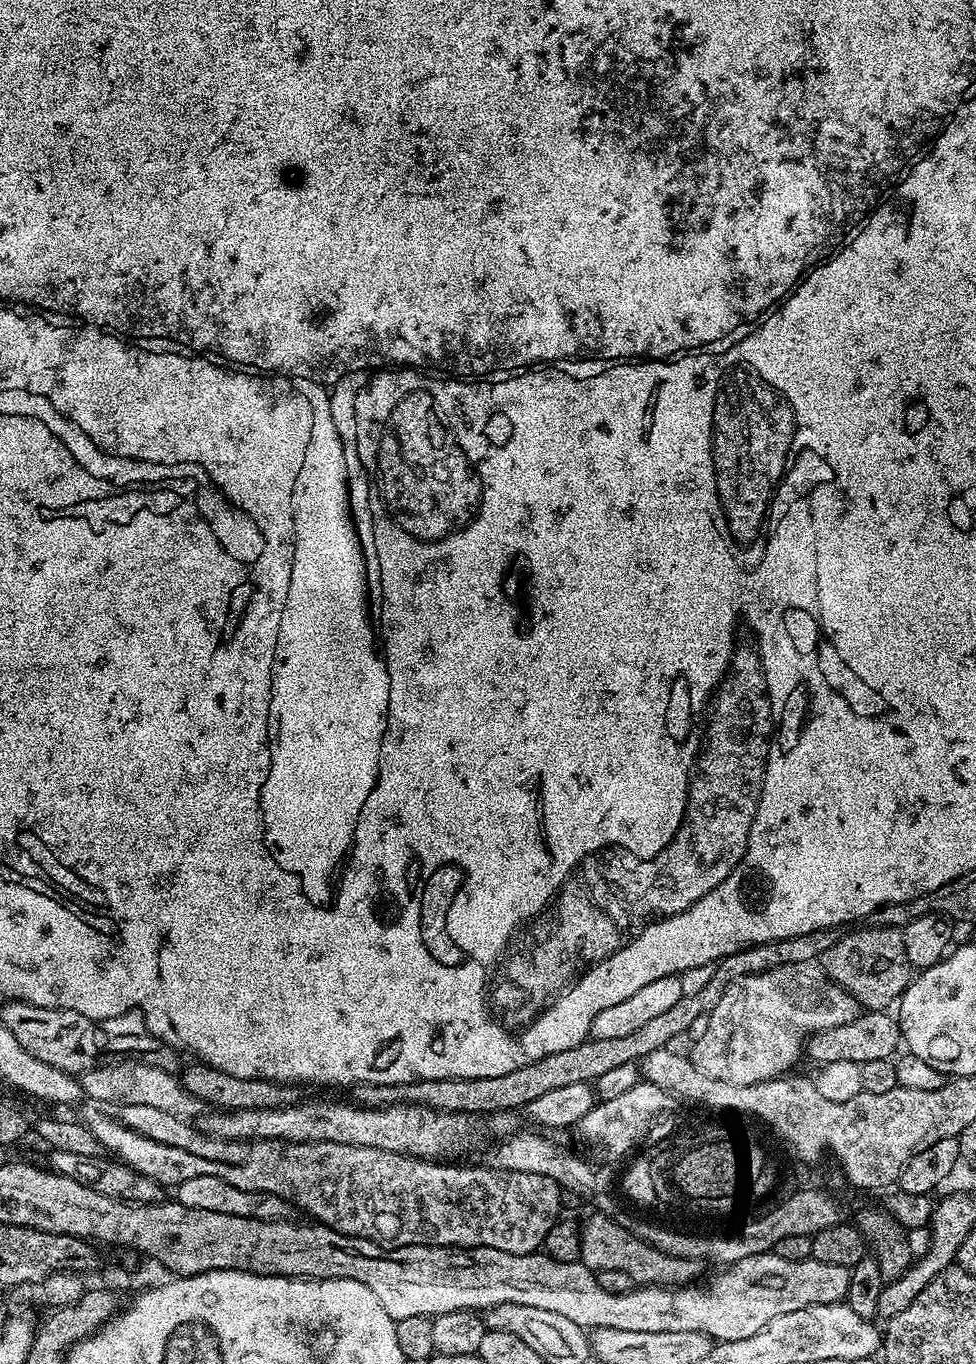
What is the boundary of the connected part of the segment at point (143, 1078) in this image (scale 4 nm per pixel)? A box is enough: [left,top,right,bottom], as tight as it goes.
[79,1060,206,1122]

